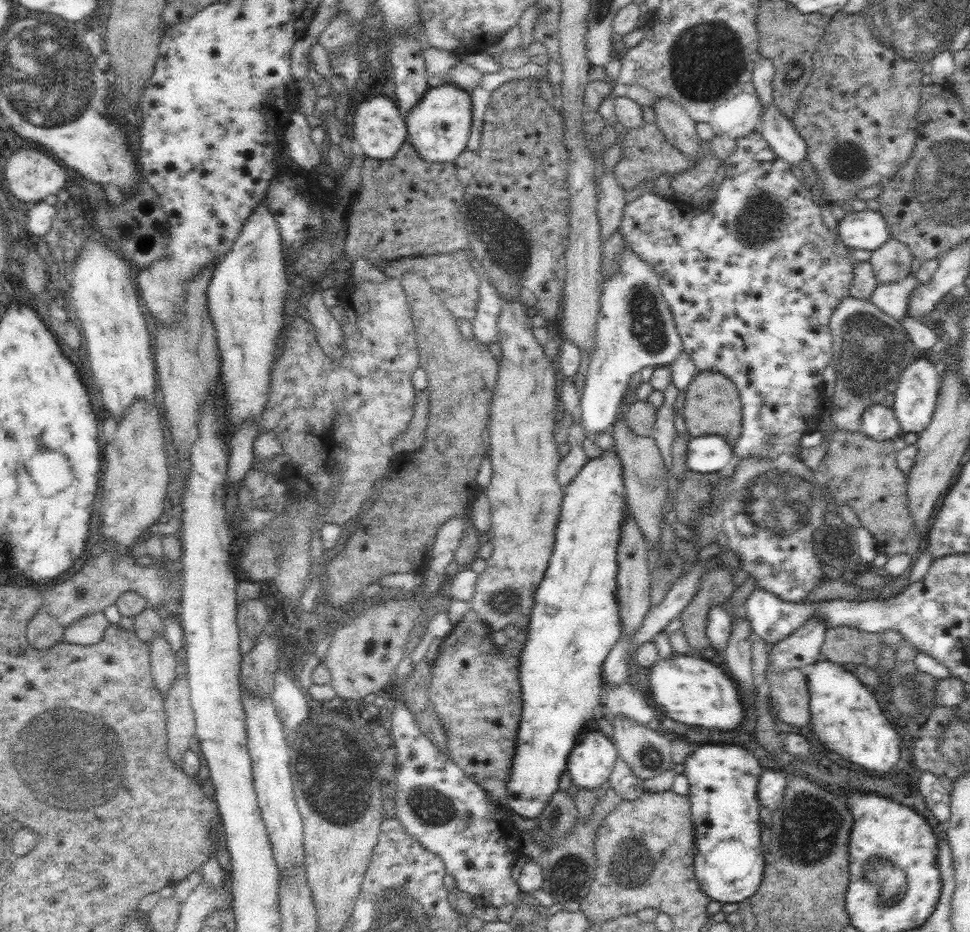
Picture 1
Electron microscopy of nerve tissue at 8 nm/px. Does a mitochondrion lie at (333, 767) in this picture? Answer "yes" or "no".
yes

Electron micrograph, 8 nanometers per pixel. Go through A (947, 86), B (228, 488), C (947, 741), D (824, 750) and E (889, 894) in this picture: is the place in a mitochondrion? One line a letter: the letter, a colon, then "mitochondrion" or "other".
A: other
B: other
C: other
D: other
E: mitochondrion

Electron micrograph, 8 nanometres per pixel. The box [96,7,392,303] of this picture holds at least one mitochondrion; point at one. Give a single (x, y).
(165, 281)

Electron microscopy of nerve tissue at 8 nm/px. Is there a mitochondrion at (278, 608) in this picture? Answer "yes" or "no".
no

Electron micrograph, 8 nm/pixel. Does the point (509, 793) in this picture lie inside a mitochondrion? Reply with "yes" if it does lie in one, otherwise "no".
no

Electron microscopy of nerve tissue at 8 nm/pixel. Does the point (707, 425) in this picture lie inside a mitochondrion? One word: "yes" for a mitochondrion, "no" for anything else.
no

